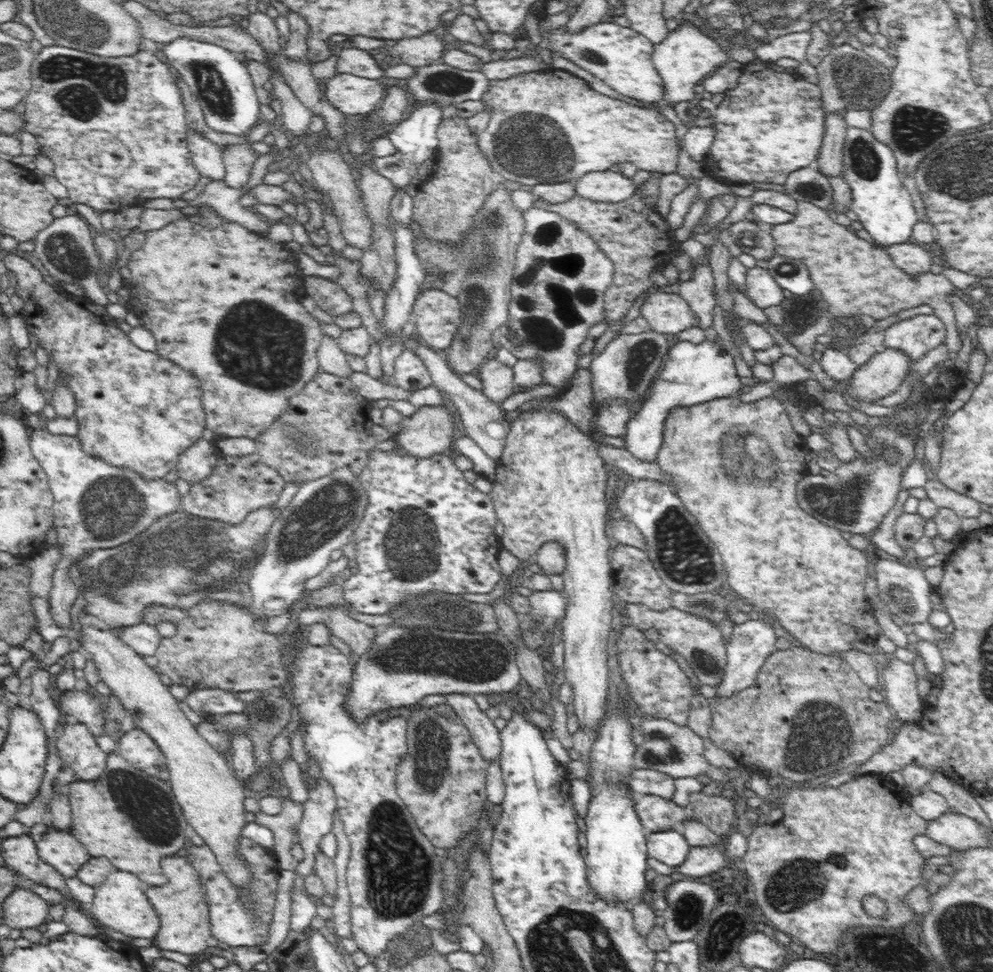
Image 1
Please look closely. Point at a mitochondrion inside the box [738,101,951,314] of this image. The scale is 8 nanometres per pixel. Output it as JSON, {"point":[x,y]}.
{"point":[864,161]}

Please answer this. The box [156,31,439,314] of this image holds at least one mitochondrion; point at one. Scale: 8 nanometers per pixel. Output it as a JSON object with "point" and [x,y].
{"point":[217,97]}

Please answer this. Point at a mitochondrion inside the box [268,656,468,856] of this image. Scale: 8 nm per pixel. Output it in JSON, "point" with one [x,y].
{"point":[432,747]}

